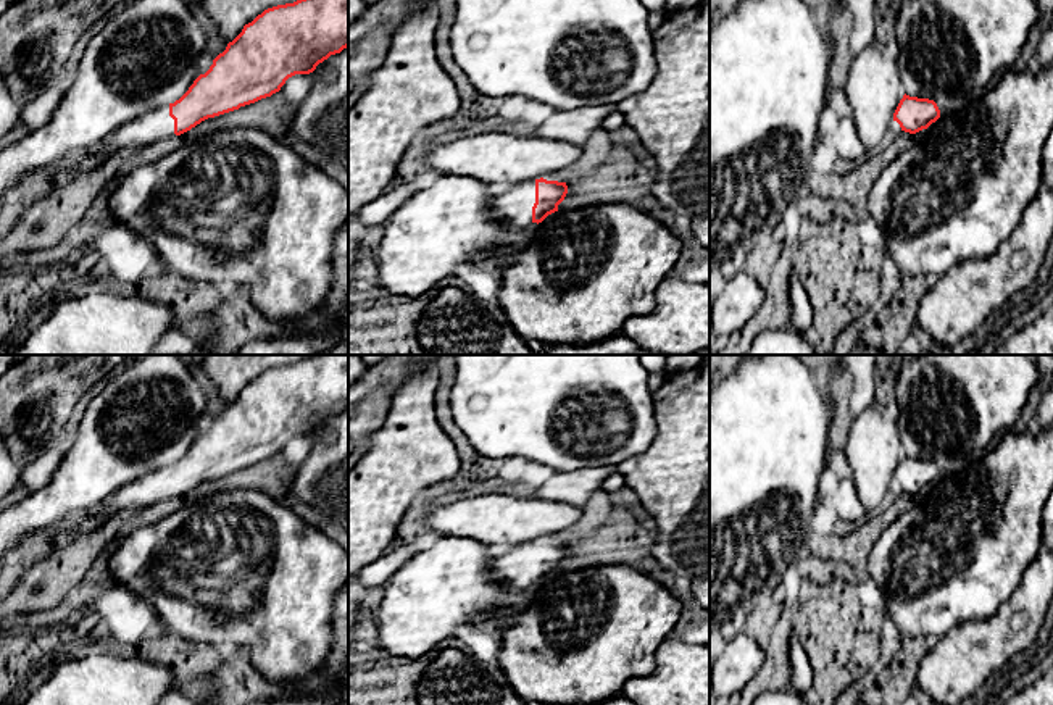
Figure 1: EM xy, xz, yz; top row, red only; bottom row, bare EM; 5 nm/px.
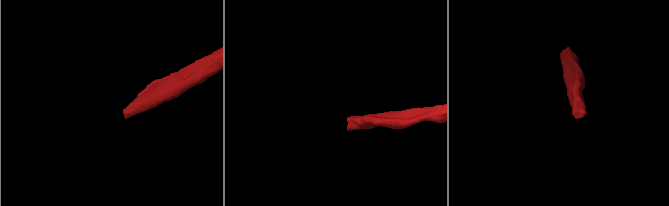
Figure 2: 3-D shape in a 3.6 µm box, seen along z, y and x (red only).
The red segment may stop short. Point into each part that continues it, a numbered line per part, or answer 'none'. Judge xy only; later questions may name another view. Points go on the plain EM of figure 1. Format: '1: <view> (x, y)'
1: xy (157, 486)

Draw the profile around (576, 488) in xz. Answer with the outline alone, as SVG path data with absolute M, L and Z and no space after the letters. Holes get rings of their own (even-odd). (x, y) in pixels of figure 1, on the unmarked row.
M606 466L601 469L555 473L539 487L534 497L542 500L566 502L581 508L595 492L603 490L605 479L613 471L616 471L613 466Z

